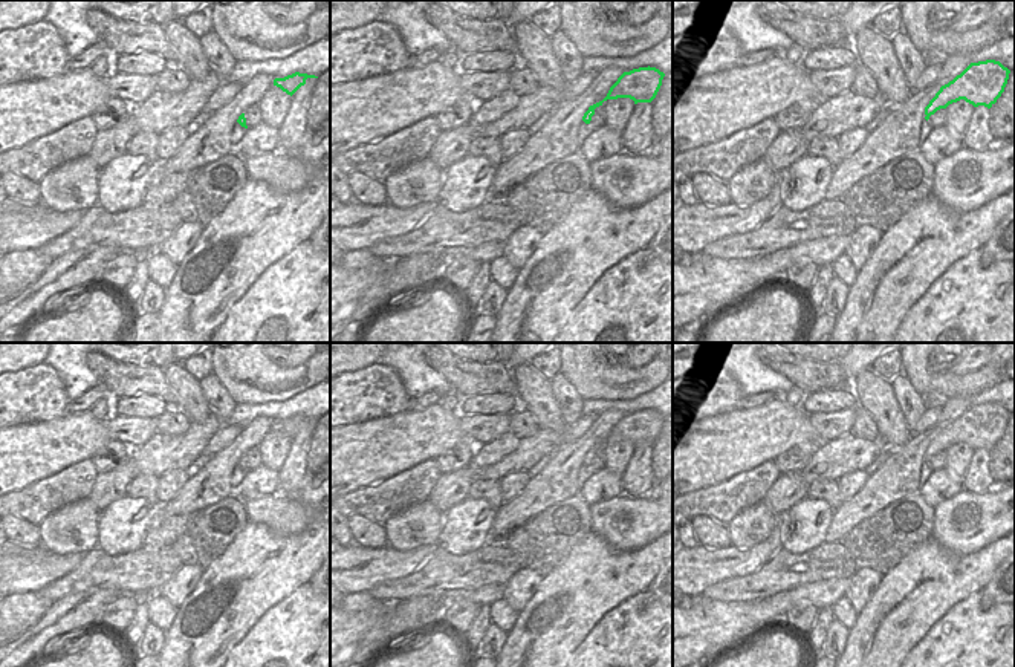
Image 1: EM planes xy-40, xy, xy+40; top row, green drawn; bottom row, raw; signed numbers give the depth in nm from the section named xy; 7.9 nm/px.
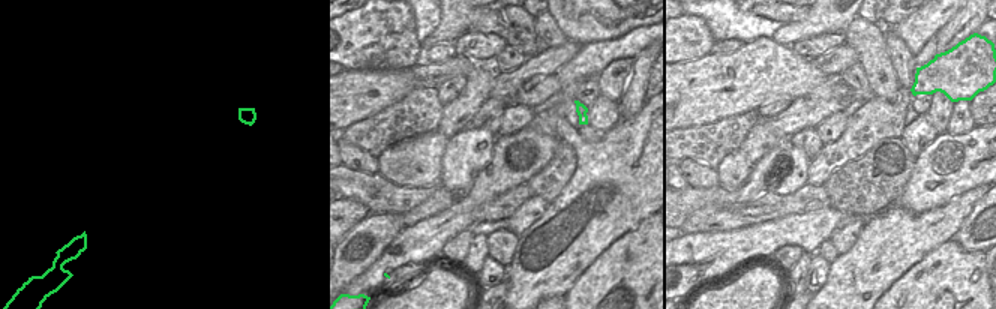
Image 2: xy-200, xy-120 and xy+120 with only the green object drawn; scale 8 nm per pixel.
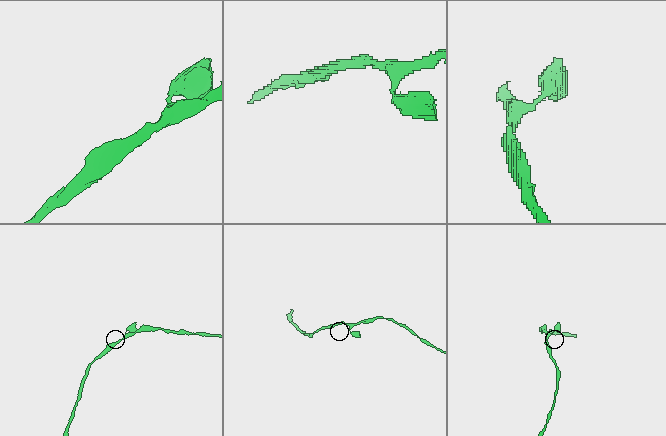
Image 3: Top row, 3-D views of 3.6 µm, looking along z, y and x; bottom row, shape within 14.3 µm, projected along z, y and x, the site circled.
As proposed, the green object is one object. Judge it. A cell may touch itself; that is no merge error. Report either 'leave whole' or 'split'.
leave whole

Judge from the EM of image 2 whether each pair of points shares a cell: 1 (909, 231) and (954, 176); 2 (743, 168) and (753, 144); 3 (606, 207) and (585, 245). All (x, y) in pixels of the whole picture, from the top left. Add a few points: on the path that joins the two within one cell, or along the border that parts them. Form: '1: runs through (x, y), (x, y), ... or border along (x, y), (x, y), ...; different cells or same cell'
1: border along (957, 195), (921, 212), (896, 204); different cells
2: border along (740, 147), (752, 165); different cells
3: runs through (600, 216), (585, 231), (585, 236); same cell

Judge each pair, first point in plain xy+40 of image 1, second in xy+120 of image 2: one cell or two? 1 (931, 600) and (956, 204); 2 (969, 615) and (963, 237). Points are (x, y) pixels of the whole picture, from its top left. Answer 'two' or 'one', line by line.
1: one
2: two

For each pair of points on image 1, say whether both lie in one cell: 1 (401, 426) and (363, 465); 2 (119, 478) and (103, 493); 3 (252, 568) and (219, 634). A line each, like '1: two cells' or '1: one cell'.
1: one cell
2: one cell
3: one cell

